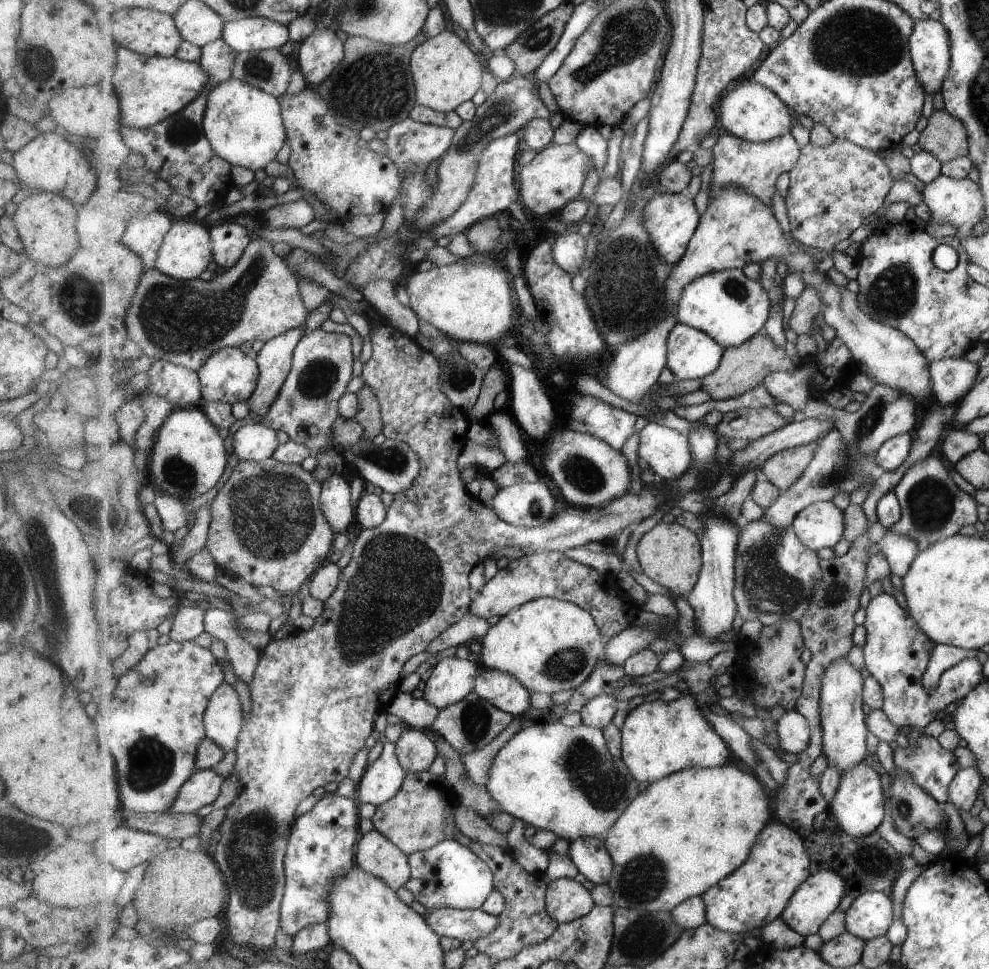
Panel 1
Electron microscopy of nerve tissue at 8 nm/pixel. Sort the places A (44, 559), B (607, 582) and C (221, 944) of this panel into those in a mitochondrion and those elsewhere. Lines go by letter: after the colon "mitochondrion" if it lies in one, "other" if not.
A: mitochondrion
B: other
C: other

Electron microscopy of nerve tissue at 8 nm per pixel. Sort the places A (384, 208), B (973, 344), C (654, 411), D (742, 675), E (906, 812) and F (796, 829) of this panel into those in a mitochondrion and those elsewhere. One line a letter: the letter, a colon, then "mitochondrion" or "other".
A: other
B: other
C: other
D: other
E: mitochondrion
F: other

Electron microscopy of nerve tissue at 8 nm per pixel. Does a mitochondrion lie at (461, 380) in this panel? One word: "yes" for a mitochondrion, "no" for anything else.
yes

